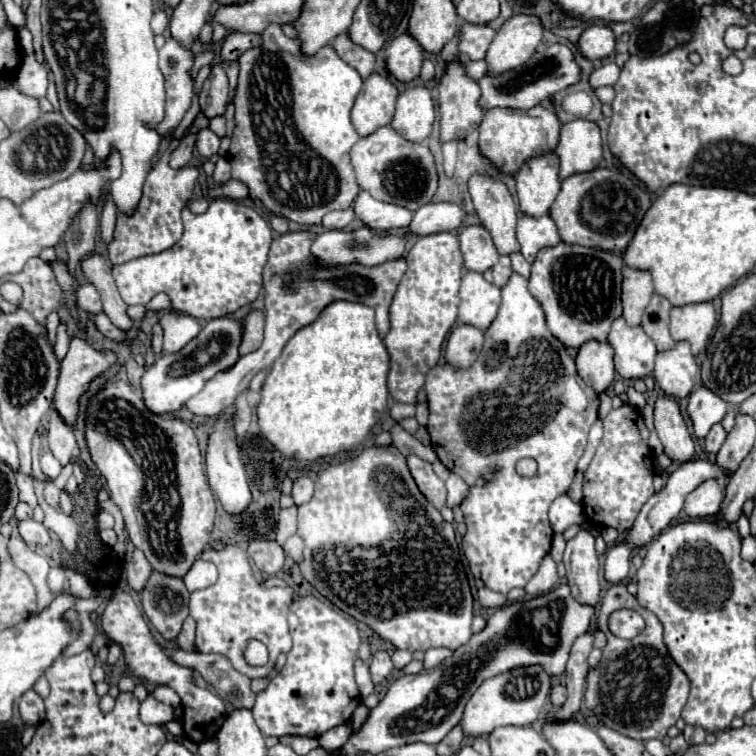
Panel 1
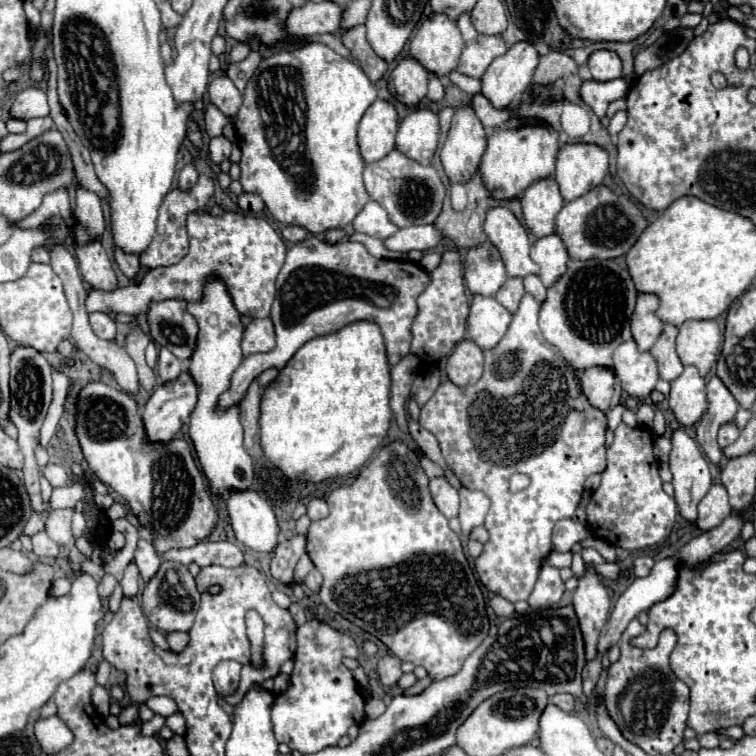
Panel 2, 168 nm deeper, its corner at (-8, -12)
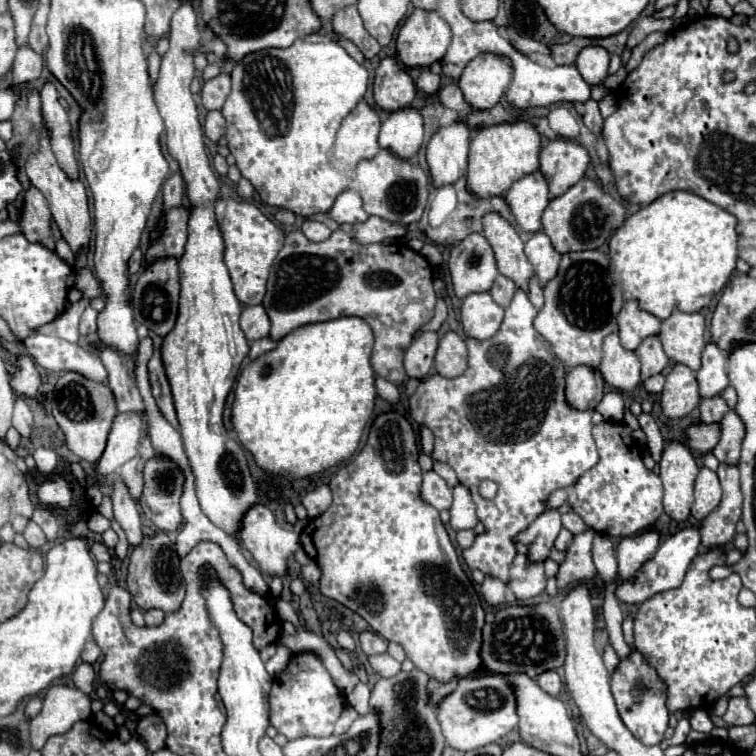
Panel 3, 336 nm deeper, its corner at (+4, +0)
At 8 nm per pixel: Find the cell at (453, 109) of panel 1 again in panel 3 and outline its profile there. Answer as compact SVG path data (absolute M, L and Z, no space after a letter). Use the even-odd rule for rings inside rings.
M454 122L450 126L440 128L426 146L426 162L432 176L432 184L436 188L454 184L460 176L466 176L468 166L468 144L470 144L470 130L462 122Z

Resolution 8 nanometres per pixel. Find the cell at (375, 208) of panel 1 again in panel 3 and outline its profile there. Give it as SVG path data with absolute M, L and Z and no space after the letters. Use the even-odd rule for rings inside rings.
M344 190L336 202L332 204L332 208L328 210L328 216L332 220L336 220L338 224L356 224L356 222L364 222L368 218L368 214L362 208L362 200L360 194L356 190Z

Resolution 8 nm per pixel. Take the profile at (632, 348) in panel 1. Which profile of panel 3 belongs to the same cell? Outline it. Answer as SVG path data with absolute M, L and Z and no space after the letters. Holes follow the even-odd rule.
M618 334L604 338L604 356L598 370L618 390L634 390L640 384L640 360L634 352L622 348Z

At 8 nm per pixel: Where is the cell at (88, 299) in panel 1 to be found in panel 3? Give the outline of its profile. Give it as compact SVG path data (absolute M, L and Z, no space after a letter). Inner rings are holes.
M86 306L82 318L80 318L80 334L82 336L88 336L88 334L94 334L96 332L96 310L92 306Z

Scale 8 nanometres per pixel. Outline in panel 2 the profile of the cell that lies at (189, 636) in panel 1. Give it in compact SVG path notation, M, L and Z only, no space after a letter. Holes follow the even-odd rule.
M172 632L172 634L168 634L166 638L168 638L168 644L170 644L170 648L172 648L174 652L182 652L182 650L188 646L188 640L190 640L186 632Z

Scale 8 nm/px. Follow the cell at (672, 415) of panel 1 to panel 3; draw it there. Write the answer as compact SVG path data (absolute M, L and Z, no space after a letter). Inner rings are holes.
M670 442L660 460L660 478L664 482L664 512L672 520L686 520L694 502L694 480L698 476L698 464L692 452L680 444Z

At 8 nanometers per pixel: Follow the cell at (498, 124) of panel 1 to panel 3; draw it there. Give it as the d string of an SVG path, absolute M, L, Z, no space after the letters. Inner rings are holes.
M530 122L498 124L476 130L468 156L468 190L480 198L504 194L516 180L538 170L538 154L540 134Z

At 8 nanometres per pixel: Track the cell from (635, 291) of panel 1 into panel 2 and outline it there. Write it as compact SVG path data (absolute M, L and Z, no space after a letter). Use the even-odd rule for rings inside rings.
M638 294L632 314L632 336L640 350L650 350L662 332L662 320L656 316L658 304L656 294Z

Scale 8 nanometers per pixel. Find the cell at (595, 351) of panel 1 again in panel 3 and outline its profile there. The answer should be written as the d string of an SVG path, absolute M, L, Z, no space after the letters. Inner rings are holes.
M572 368L566 374L566 402L576 410L596 408L602 400L602 382L594 368Z

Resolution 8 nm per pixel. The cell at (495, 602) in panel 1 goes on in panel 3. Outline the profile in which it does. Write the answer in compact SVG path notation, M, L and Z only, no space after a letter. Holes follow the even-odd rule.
M486 578L482 584L482 596L488 604L492 606L500 606L504 604L504 594L506 594L506 584L498 578Z

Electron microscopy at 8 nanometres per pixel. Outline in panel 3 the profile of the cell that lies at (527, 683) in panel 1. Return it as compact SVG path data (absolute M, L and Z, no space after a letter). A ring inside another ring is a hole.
M480 676L480 678L462 678L454 692L450 692L436 708L438 722L446 744L468 752L504 738L516 724L516 698L512 686L504 676Z

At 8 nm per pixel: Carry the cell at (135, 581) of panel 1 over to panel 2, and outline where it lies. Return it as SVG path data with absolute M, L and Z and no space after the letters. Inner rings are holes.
M138 540L138 548L136 548L136 556L134 562L138 564L138 570L144 578L144 582L152 580L152 576L158 572L160 568L160 556L154 552L152 544L148 540Z

